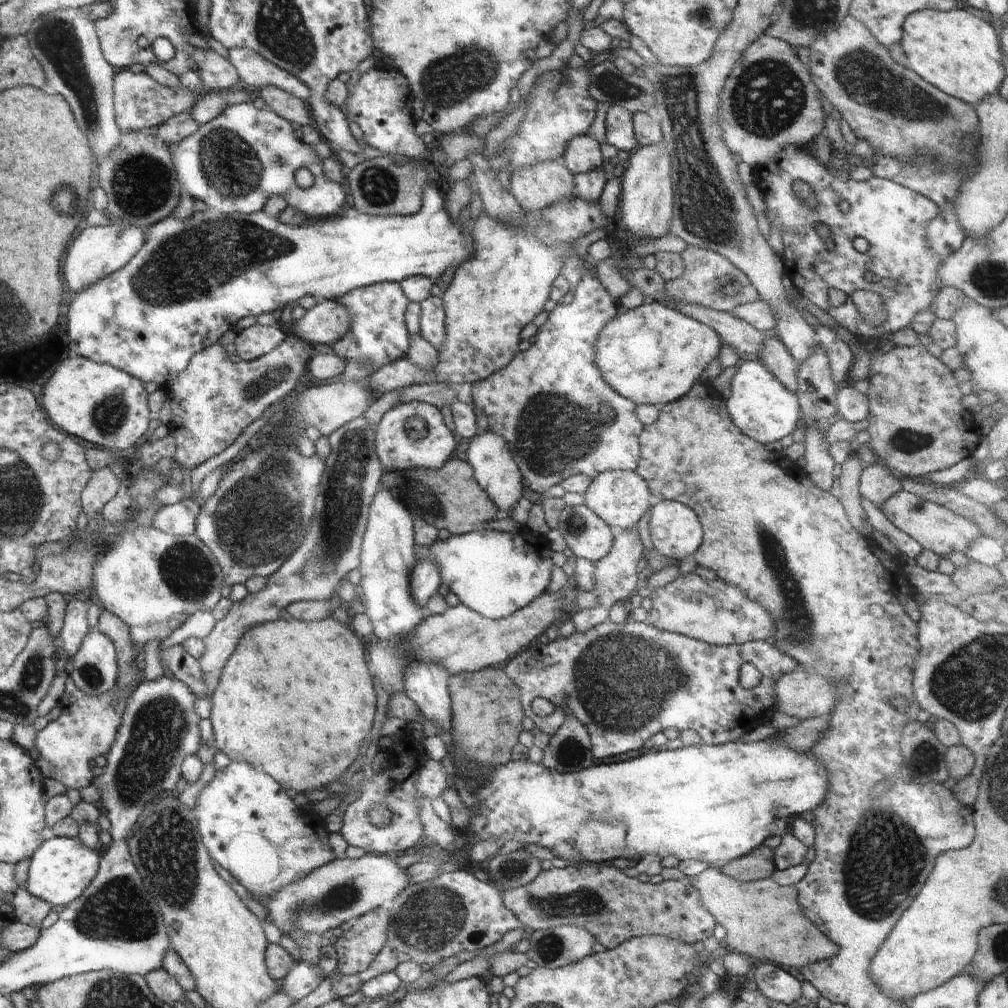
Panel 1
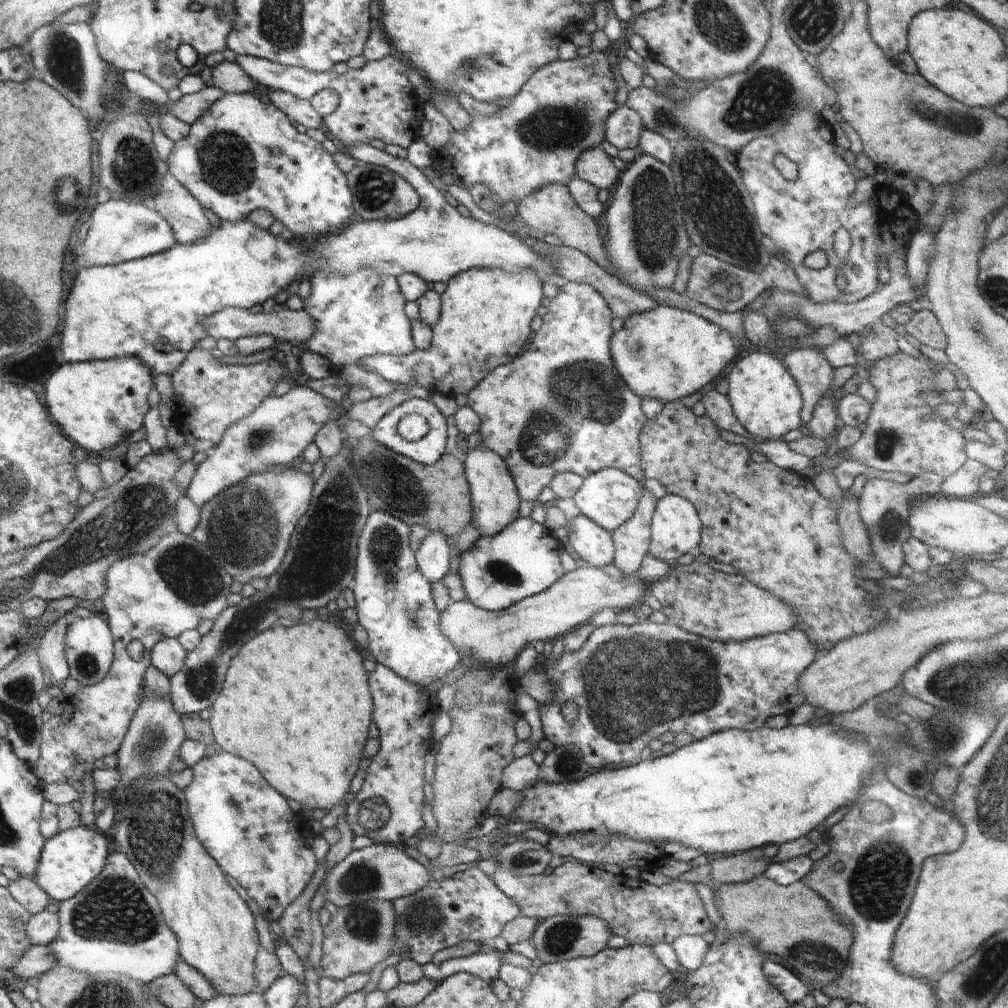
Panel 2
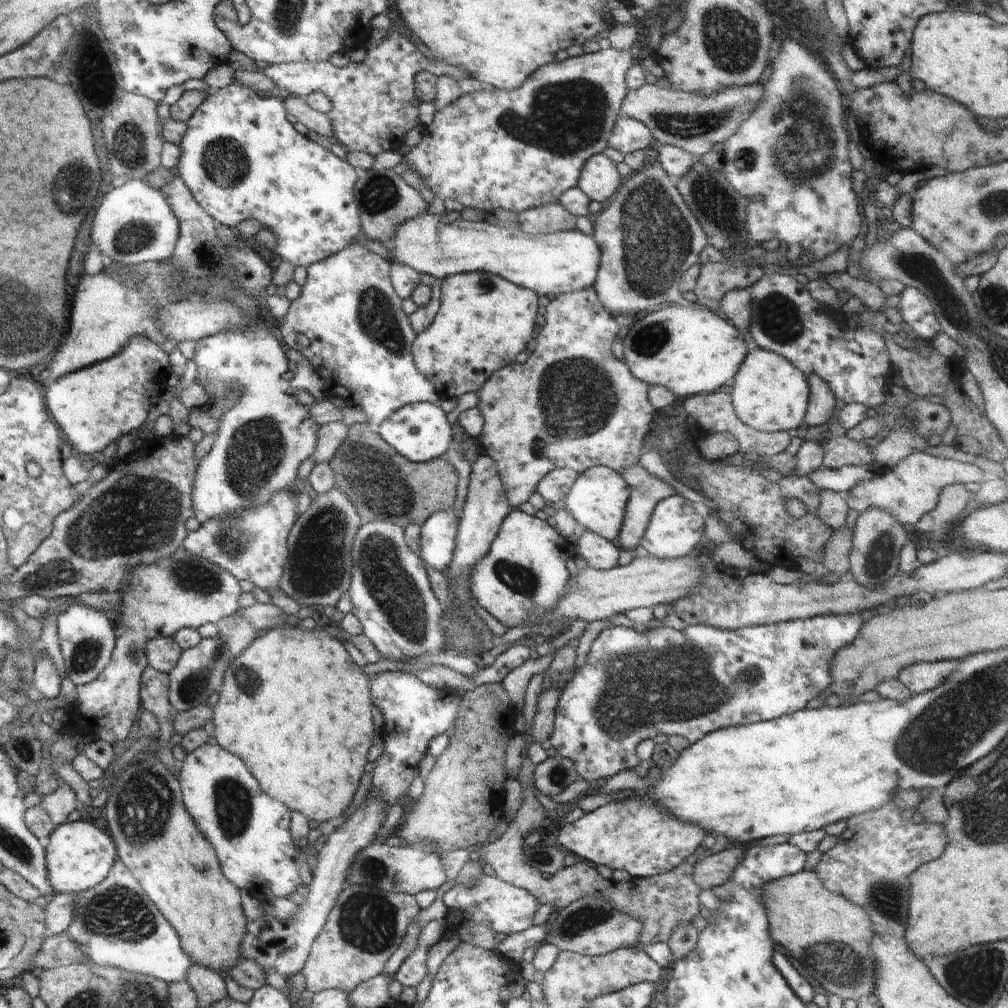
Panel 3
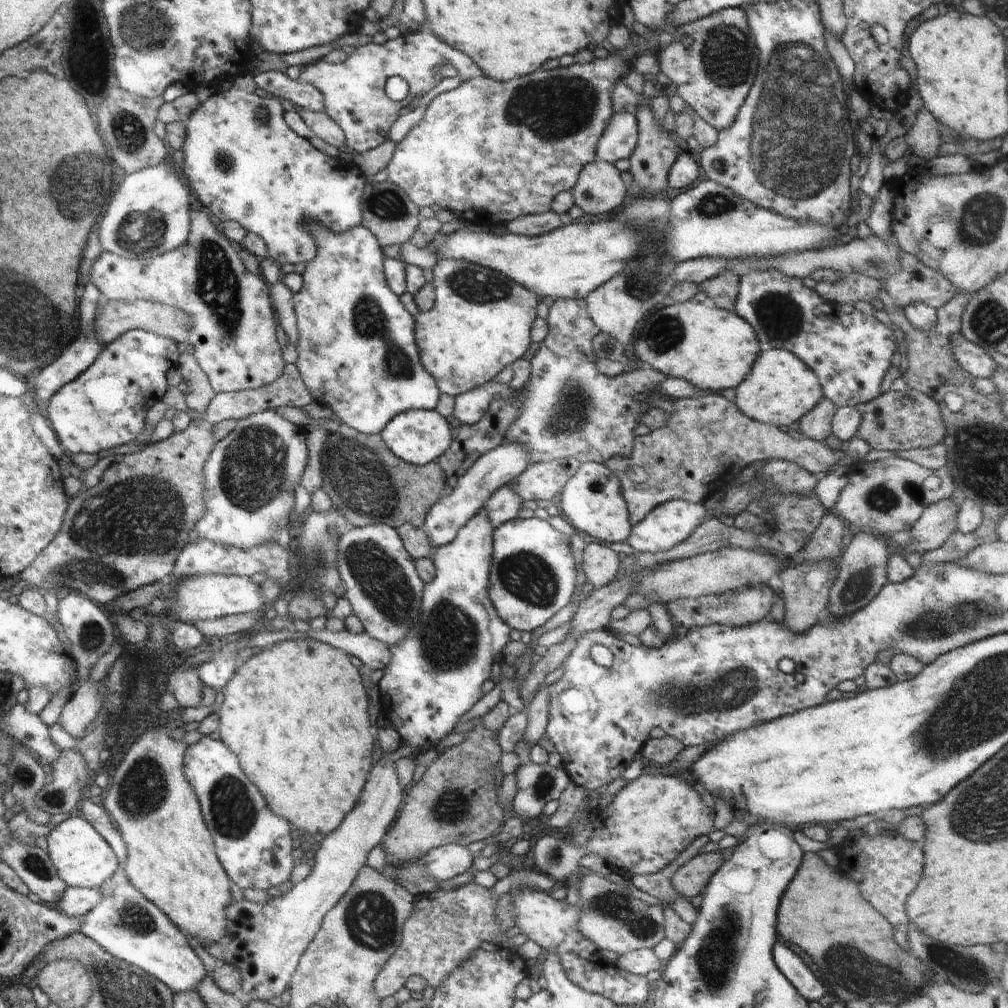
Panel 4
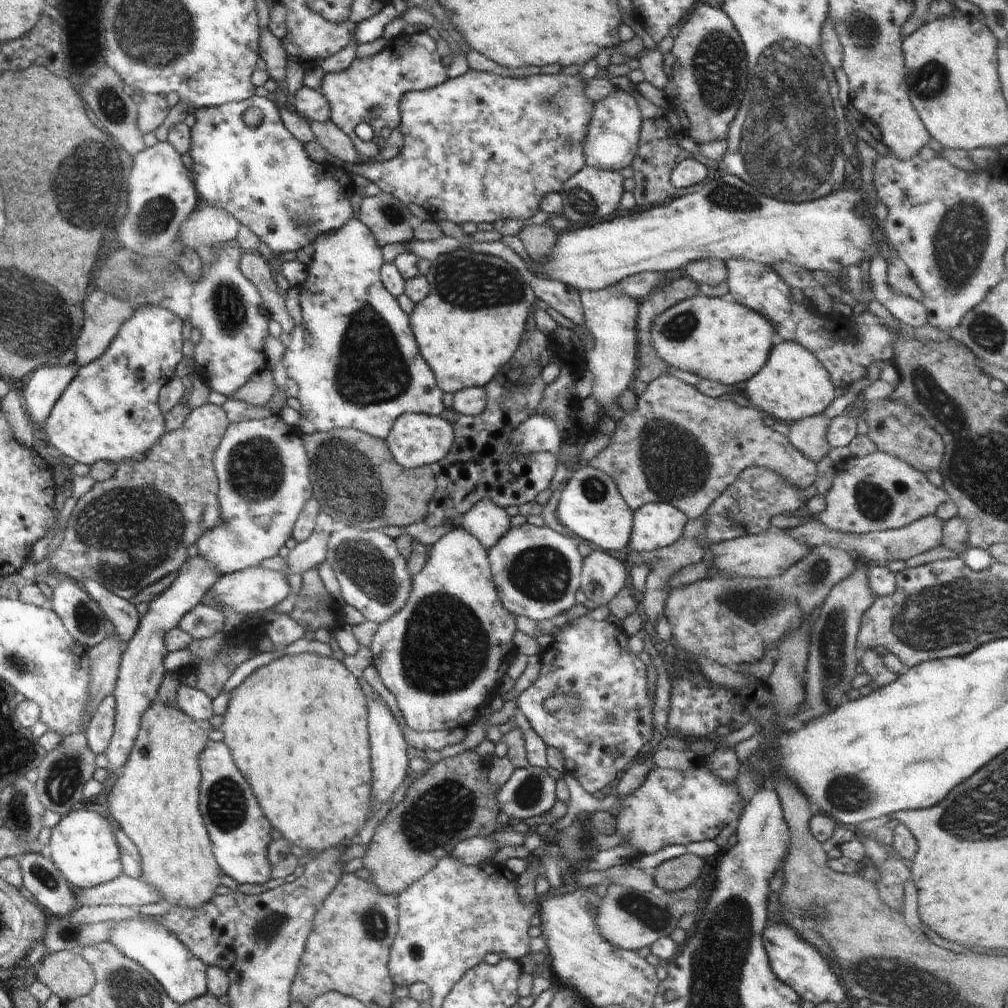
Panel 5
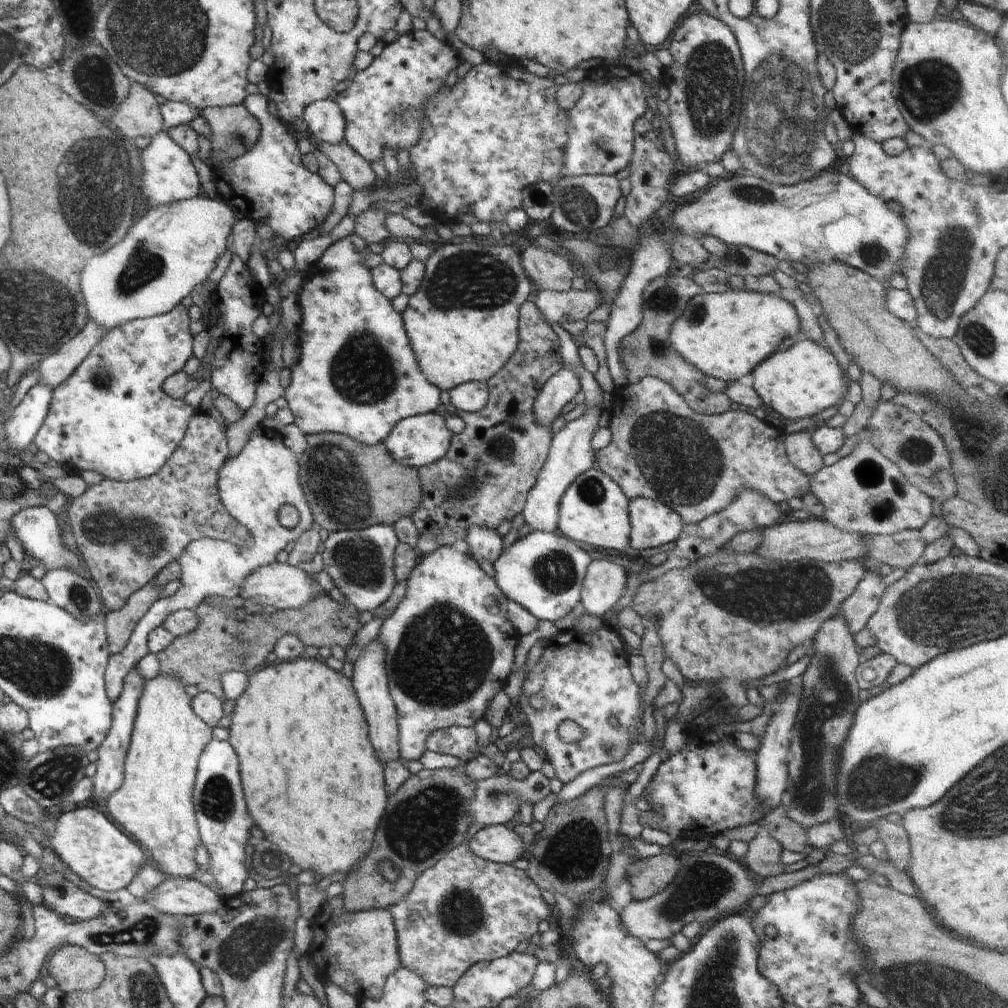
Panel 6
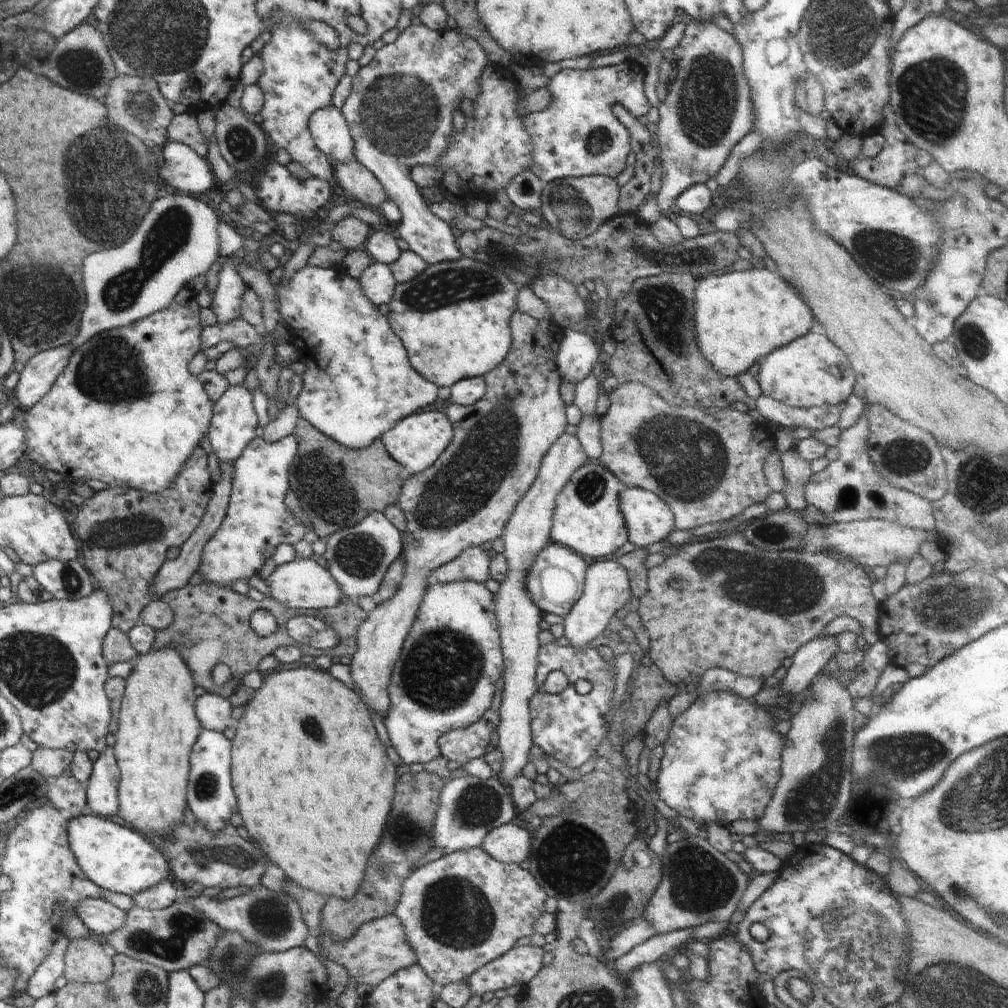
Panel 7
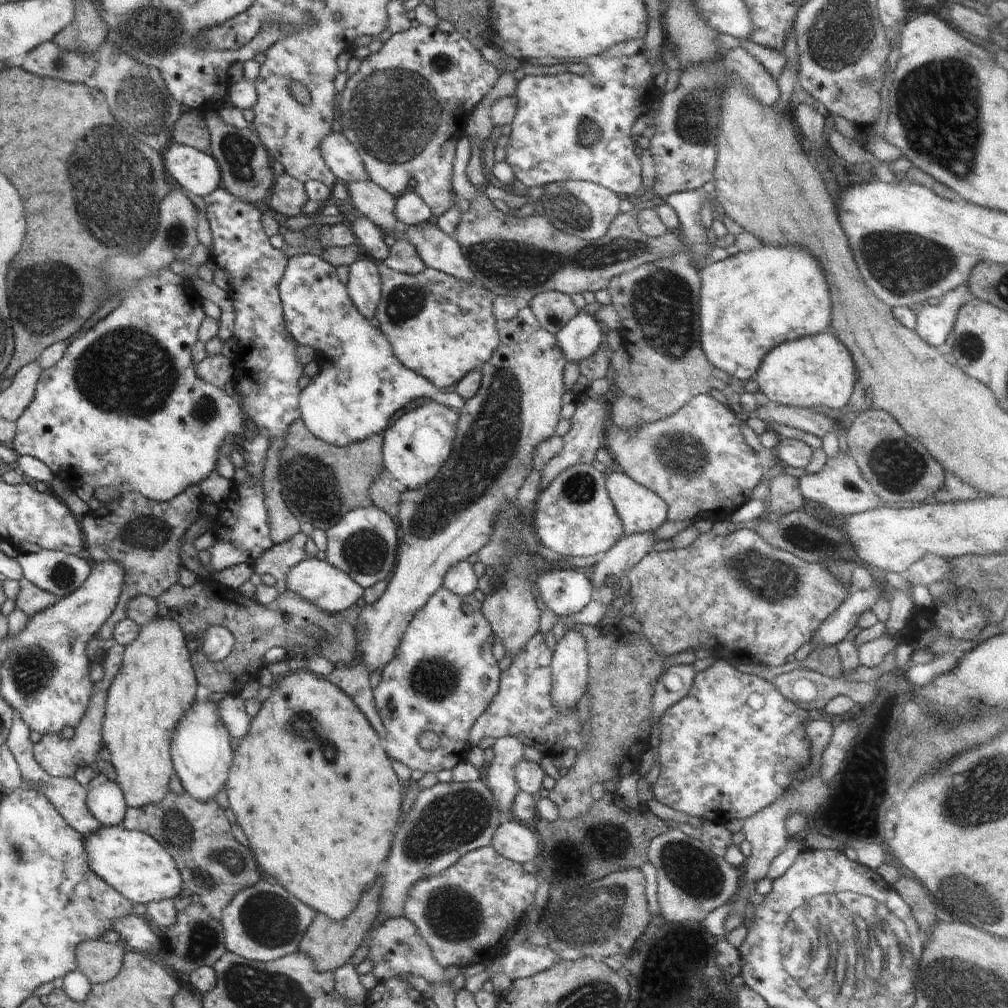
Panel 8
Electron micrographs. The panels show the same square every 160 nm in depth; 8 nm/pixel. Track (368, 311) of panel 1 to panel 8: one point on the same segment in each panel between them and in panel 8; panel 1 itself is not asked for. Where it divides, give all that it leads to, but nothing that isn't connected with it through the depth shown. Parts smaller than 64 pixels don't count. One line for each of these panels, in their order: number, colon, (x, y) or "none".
2: (357, 315)
3: (359, 338)
4: (357, 354)
5: (363, 369)
6: (333, 389)
7: (358, 382)
8: (361, 384)

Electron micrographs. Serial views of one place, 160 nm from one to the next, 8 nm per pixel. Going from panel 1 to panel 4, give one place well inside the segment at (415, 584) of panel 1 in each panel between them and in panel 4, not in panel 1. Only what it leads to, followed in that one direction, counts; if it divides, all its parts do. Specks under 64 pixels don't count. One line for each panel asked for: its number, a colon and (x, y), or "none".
2: (433, 557)
3: (437, 542)
4: (493, 469)

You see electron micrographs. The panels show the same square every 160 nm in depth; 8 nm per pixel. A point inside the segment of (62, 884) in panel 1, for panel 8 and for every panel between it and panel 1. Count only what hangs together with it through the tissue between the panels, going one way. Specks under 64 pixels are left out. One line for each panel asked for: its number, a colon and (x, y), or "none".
2: (72, 859)
3: (79, 855)
4: (84, 858)
5: (83, 845)
6: (84, 839)
7: (116, 858)
8: (138, 866)

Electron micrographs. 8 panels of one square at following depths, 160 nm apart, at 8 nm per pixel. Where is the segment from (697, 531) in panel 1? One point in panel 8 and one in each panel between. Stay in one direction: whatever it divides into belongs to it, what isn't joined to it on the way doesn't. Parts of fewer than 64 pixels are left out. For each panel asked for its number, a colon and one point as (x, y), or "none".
2: (675, 525)
3: (676, 525)
4: (667, 525)
5: (655, 525)
6: (652, 524)
7: (649, 519)
8: (641, 511)

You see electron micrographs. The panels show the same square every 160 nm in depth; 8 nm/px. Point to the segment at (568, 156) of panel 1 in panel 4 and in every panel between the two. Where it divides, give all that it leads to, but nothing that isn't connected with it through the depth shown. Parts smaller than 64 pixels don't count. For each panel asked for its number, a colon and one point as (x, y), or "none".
2: (594, 166)
3: (599, 179)
4: (599, 189)

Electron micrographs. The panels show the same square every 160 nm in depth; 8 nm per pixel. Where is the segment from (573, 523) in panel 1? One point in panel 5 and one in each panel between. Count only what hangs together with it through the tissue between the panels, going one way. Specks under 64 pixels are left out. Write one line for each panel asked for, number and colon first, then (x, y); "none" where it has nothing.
2: (592, 543)
3: (600, 553)
4: (600, 563)
5: (602, 577)

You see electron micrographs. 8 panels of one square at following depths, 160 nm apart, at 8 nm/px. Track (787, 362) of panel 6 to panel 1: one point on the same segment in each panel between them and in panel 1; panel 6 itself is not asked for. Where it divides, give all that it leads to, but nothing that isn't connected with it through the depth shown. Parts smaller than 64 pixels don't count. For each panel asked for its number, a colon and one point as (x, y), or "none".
1: (763, 408)
2: (765, 399)
3: (768, 393)
4: (779, 389)
5: (793, 385)

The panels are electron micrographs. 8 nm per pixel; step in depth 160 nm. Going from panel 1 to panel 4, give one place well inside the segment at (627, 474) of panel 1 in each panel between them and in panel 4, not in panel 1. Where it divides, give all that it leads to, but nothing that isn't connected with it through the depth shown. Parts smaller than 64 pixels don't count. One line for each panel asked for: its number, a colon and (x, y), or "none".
2: (609, 497)
3: (598, 499)
4: (592, 501)

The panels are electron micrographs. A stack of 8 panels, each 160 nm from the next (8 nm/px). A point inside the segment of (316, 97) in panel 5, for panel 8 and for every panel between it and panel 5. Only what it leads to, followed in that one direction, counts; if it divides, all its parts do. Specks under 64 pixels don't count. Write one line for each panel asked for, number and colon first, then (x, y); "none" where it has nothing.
6: (324, 118)
7: (328, 127)
8: (338, 152)

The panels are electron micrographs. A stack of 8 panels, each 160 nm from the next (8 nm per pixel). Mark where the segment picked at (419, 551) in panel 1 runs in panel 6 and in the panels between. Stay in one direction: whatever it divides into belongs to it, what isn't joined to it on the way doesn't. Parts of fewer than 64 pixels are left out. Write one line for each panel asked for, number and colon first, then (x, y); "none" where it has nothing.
2: (499, 570)
3: (523, 574)
4: (532, 575)
5: (536, 570)
6: (517, 570)

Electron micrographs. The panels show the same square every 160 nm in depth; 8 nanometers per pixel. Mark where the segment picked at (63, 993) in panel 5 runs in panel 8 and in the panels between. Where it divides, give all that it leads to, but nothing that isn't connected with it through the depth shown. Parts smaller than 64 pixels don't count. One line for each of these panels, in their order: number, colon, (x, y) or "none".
6: (74, 968)
7: (86, 961)
8: (99, 961)

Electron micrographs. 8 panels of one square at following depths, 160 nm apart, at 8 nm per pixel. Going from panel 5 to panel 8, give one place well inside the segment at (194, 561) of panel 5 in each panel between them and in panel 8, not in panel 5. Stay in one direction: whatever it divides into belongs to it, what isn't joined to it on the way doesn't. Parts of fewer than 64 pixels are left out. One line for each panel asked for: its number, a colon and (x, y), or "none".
6: (110, 764)
7: (101, 788)
8: (105, 800)

